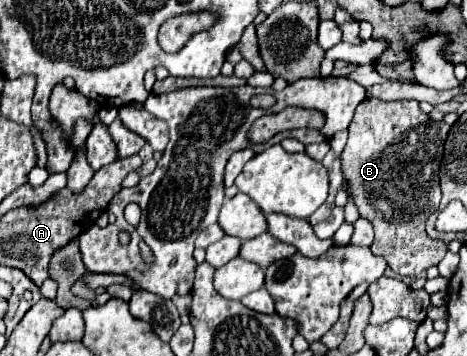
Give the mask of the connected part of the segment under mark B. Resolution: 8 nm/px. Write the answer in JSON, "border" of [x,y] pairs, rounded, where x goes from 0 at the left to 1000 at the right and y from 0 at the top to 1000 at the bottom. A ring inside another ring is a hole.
{"border":[[[784,278],[767,295],[754,346],[749,385],[732,424],[732,492],[741,508],[741,537],[749,537],[758,576],[771,610],[788,615],[801,632],[805,671],[797,688],[797,711],[814,716],[831,733],[835,756],[865,778],[895,778],[925,744],[938,744],[959,705],[959,688],[938,671],[921,671],[912,660],[908,626],[916,604],[942,576],[942,508],[938,508],[938,463],[951,430],[951,396],[959,385],[964,357],[955,346],[925,340],[912,317],[899,312],[895,284],[814,284]]]}

